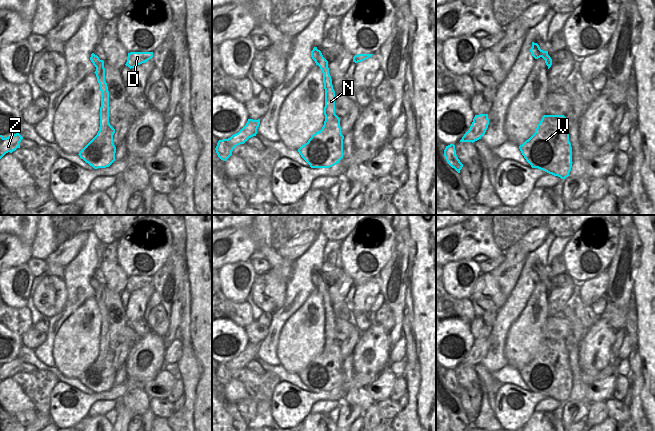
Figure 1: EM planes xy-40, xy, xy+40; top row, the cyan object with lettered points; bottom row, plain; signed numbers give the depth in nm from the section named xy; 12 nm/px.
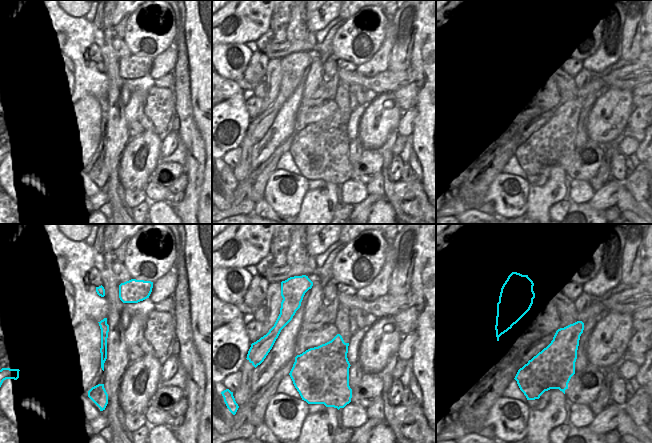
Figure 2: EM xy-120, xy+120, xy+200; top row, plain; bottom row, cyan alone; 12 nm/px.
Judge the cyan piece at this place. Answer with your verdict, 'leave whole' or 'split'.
split

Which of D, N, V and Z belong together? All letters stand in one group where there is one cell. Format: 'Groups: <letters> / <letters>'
Groups: D Z / N V.

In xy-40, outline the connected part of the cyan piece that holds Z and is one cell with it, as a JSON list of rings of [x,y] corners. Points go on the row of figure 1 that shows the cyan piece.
[[[16,133],[12,136],[8,136],[4,138],[2,135],[0,135],[0,159],[8,152],[12,153],[17,148],[20,148],[20,142],[23,139],[23,137]]]

